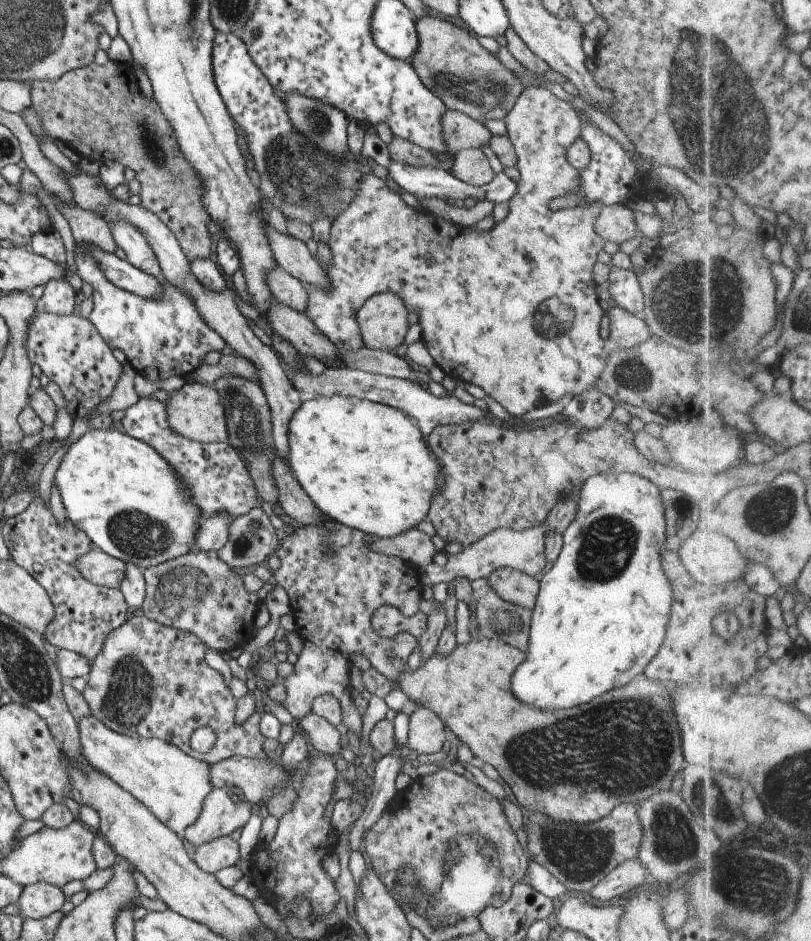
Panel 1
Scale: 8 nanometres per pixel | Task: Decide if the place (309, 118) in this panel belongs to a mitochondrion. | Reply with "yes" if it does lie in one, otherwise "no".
yes

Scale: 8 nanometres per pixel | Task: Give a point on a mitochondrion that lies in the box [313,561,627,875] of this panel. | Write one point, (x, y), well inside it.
(507, 622)

